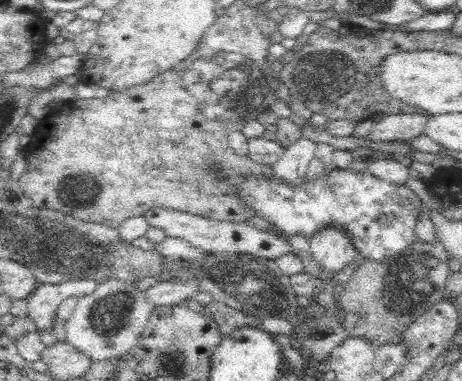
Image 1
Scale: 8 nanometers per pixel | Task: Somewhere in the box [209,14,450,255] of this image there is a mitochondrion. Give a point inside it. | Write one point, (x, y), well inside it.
(324, 90)

